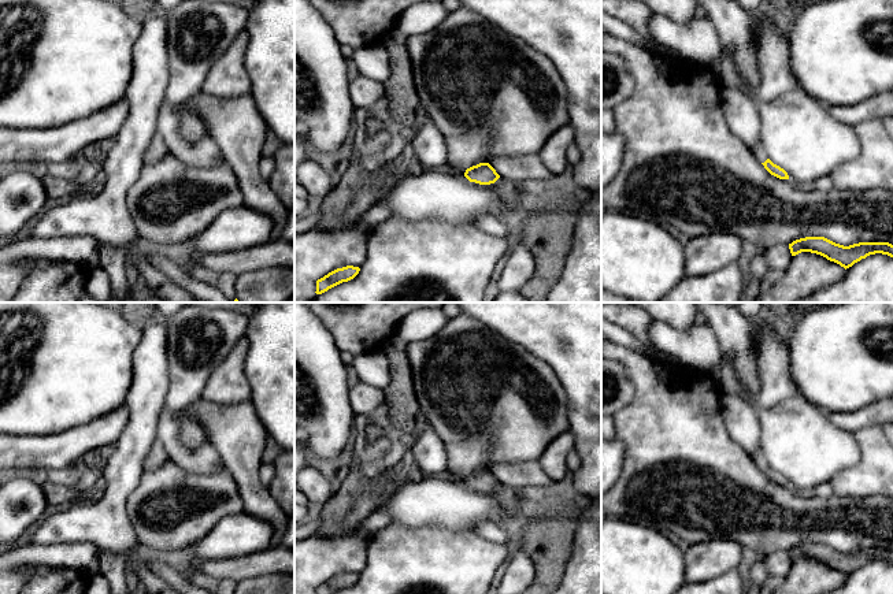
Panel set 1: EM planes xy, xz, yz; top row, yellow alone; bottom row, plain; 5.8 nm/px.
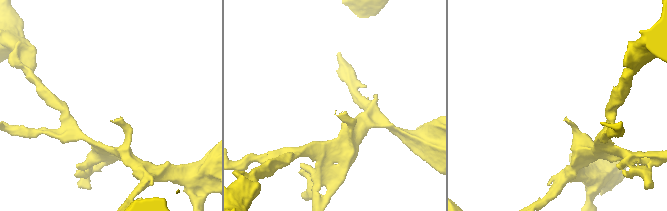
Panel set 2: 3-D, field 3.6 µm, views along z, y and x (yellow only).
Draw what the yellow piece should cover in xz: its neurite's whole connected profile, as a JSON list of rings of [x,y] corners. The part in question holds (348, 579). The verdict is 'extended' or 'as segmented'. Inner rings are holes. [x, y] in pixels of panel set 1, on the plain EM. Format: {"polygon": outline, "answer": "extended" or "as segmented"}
{"polygon": [[[347,572],[337,575],[323,584],[316,587],[316,594],[334,594],[342,589],[353,586],[359,580],[360,575],[353,572]]], "answer": "as segmented"}

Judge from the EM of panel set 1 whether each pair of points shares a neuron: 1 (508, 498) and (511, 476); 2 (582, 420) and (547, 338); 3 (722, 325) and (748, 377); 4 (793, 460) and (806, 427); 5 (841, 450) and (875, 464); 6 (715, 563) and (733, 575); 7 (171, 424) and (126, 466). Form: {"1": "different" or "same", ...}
{"1": "different", "2": "same", "3": "same", "4": "same", "5": "different", "6": "different", "7": "different"}

